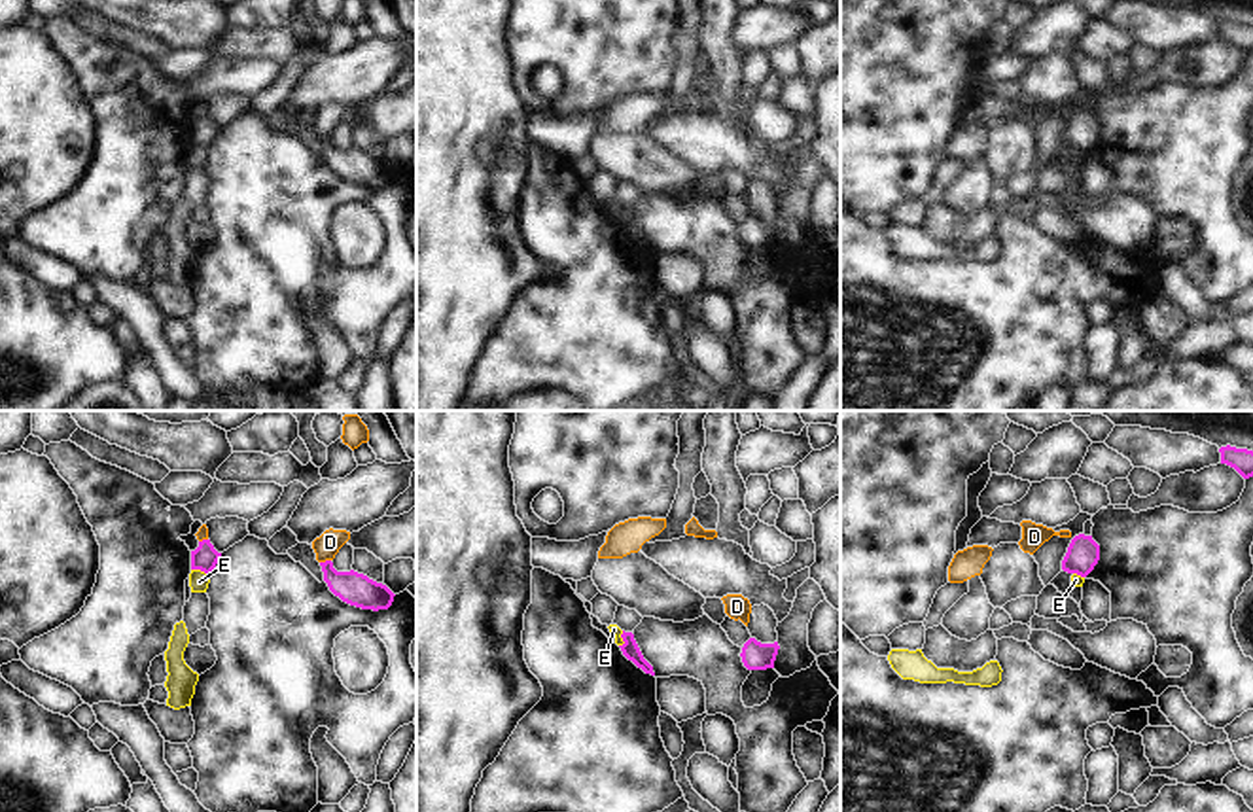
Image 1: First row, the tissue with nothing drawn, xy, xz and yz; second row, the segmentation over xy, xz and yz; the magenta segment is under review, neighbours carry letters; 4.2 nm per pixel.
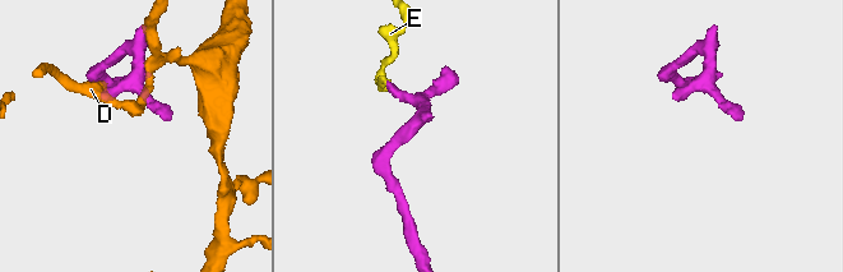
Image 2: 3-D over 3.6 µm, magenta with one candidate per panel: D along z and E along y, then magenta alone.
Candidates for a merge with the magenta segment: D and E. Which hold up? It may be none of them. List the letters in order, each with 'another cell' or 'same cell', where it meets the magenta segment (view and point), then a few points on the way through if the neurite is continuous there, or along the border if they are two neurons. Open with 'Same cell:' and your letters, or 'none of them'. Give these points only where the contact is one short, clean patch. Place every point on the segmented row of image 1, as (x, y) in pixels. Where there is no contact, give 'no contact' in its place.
Same cell: none of them
D: another cell | xy (326, 561) | along xy (330, 559), (320, 563)
E: another cell | xy (199, 568) | along xy (192, 568), (207, 574)

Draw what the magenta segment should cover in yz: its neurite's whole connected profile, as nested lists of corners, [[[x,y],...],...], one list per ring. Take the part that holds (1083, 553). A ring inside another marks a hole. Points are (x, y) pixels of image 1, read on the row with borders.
[[[1079,534],[1071,539],[1062,560],[1062,570],[1086,577],[1100,560],[1100,545],[1092,536]]]

